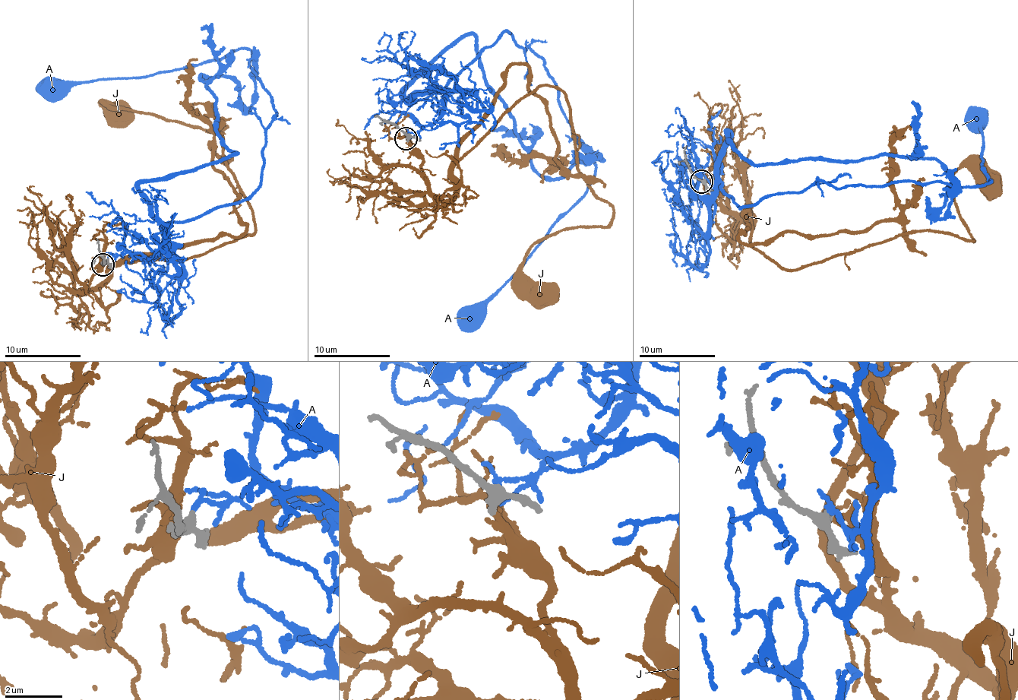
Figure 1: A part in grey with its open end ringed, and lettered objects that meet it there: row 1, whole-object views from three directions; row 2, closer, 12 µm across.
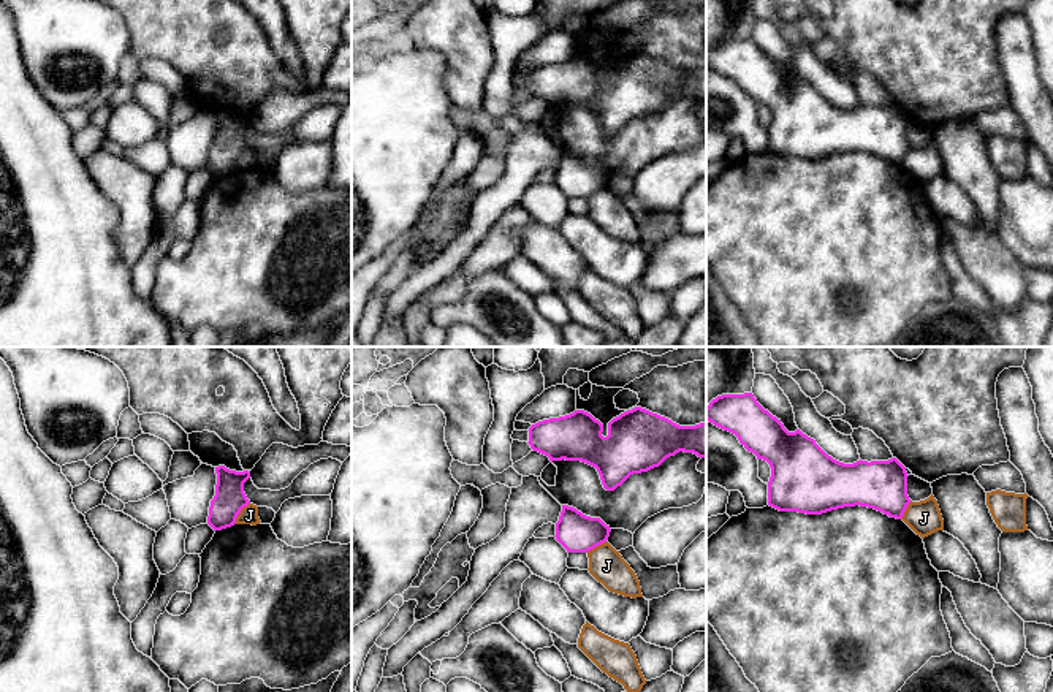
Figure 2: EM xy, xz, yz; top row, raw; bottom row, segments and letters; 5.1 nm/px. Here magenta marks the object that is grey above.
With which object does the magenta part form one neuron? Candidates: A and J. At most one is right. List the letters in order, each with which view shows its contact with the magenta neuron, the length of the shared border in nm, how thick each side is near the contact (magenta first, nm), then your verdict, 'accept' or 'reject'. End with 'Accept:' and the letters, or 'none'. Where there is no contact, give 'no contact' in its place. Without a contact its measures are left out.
A: no contact | reject
J: xy | 140 nm | 160/100 nm | reject
Accept: none

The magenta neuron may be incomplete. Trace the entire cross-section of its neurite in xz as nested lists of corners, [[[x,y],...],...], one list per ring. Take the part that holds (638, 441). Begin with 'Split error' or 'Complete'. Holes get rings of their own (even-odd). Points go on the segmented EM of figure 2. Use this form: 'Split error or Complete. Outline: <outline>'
Split error. Outline: [[[635,407],[603,424],[584,410],[549,418],[511,439],[527,442],[549,461],[581,461],[597,469],[606,491],[614,491],[630,475],[659,467],[679,451],[706,458],[706,423],[679,426],[671,420]]]

